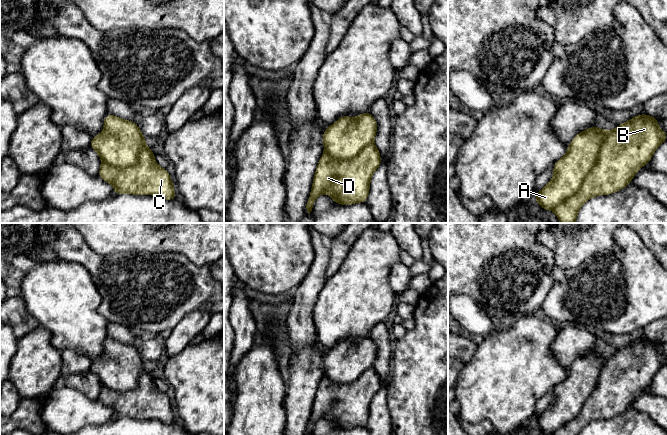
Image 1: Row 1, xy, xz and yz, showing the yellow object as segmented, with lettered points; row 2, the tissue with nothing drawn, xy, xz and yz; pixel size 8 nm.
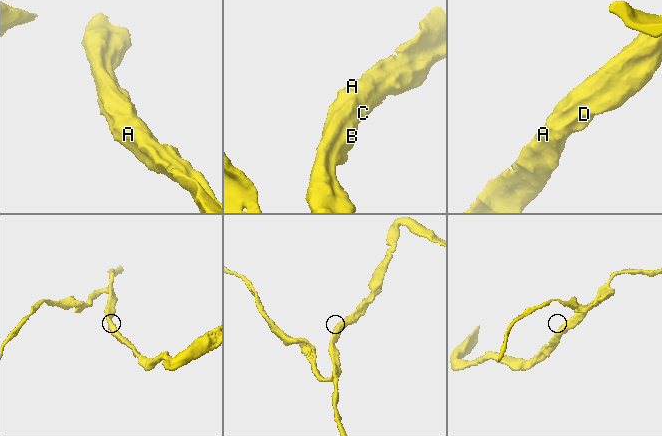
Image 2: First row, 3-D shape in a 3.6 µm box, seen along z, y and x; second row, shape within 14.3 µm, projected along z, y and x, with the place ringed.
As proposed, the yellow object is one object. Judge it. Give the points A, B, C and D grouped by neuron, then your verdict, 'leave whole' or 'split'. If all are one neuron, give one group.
A B C D | leave whole

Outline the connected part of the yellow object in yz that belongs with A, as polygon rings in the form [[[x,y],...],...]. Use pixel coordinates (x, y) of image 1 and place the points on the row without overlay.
[[[641,338],[611,355],[595,350],[578,357],[567,371],[566,379],[553,389],[553,402],[538,416],[535,421],[536,427],[545,434],[579,435],[590,422],[597,419],[609,419],[626,411],[632,406],[635,397],[649,387],[658,370],[667,364],[667,358],[659,352],[657,343]]]

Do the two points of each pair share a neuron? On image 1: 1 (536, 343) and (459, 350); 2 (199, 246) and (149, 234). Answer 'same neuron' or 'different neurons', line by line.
1: different neurons
2: same neuron

